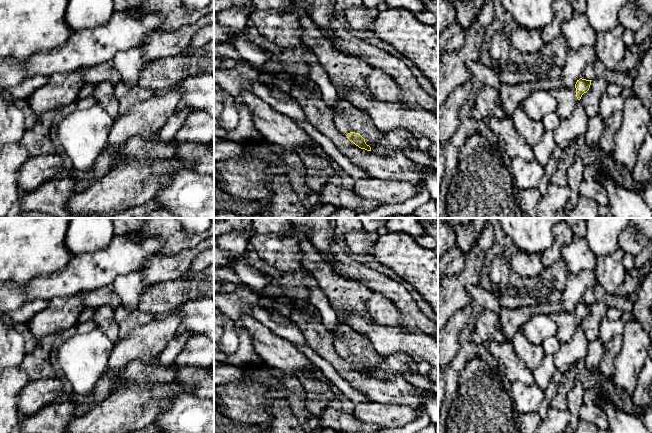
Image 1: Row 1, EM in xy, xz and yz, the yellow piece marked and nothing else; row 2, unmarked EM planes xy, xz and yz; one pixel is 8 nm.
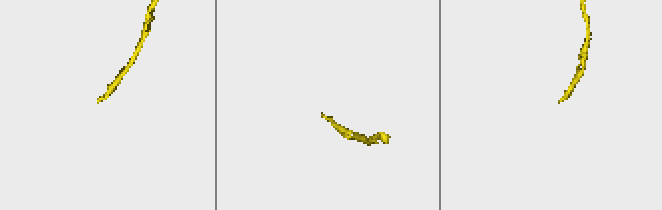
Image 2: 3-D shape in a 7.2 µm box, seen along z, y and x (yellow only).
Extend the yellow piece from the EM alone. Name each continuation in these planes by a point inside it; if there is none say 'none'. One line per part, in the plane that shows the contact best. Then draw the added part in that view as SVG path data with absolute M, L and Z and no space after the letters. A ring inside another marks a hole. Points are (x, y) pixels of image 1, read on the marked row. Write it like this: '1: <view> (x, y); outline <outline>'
1: xz (347, 119); outline M339 99L332 111L335 125L340 133L347 135L355 132L372 142L379 142L383 139L383 132L374 127L369 116L354 108L347 101Z

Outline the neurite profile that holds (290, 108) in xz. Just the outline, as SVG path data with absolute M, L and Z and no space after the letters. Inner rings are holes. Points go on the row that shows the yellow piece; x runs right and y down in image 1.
M251 82L251 92L268 103L277 112L286 115L296 123L305 121L306 117L302 107L296 100L278 100L271 95L267 86L259 82Z

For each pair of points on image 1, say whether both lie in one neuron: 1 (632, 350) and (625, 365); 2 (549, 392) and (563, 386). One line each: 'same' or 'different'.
1: same
2: different

